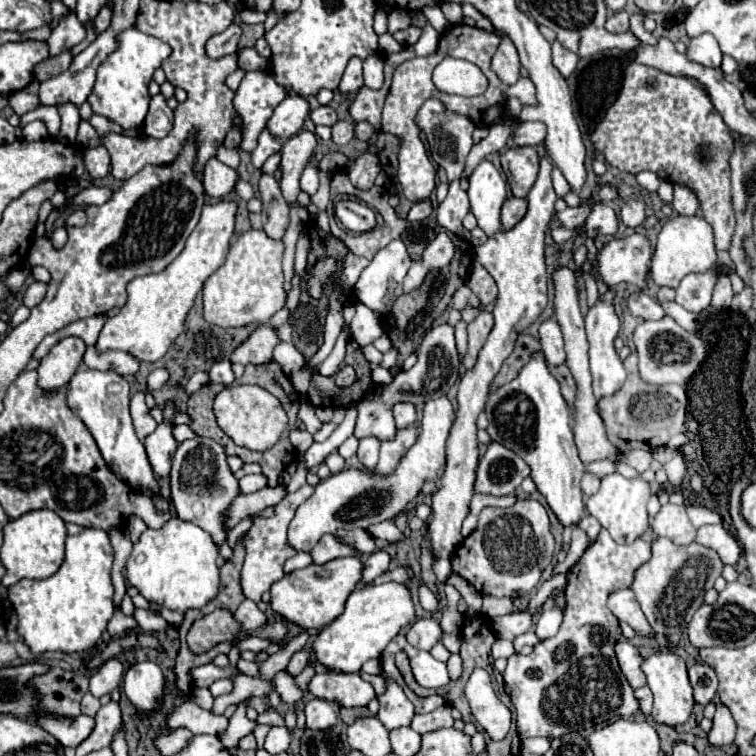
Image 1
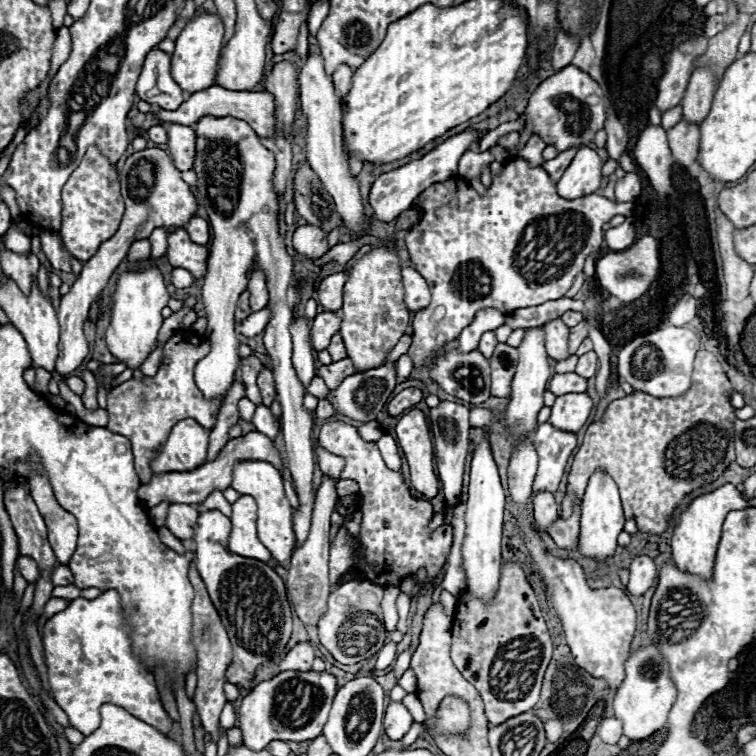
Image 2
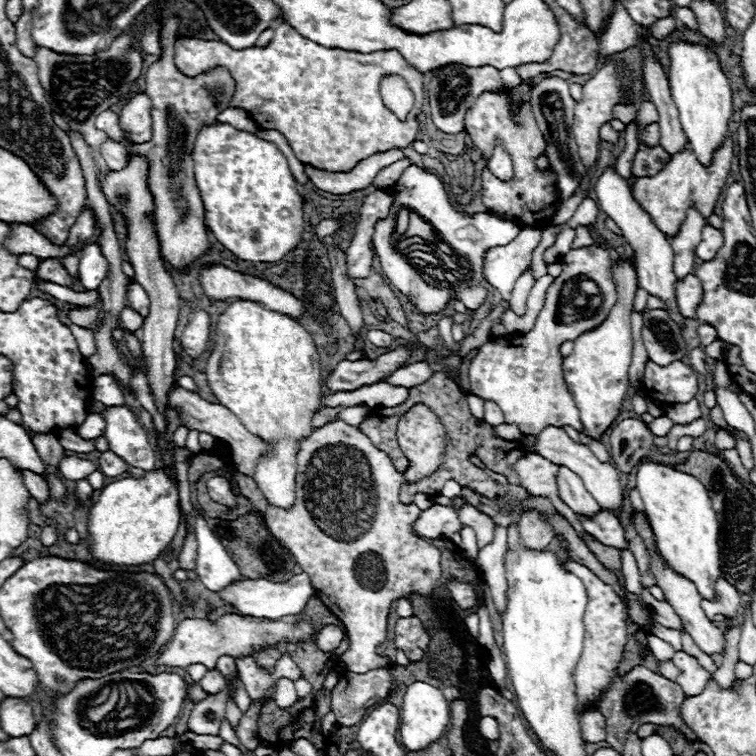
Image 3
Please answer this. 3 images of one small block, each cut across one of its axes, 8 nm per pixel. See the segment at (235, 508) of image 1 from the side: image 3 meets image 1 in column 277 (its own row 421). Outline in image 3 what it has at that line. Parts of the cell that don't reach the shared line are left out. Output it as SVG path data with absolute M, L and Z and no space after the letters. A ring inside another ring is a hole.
M486 400L484 408L486 408L484 420L486 420L490 426L500 426L500 424L504 424L504 414L502 414L502 410L500 410L496 404L492 404L492 402Z

